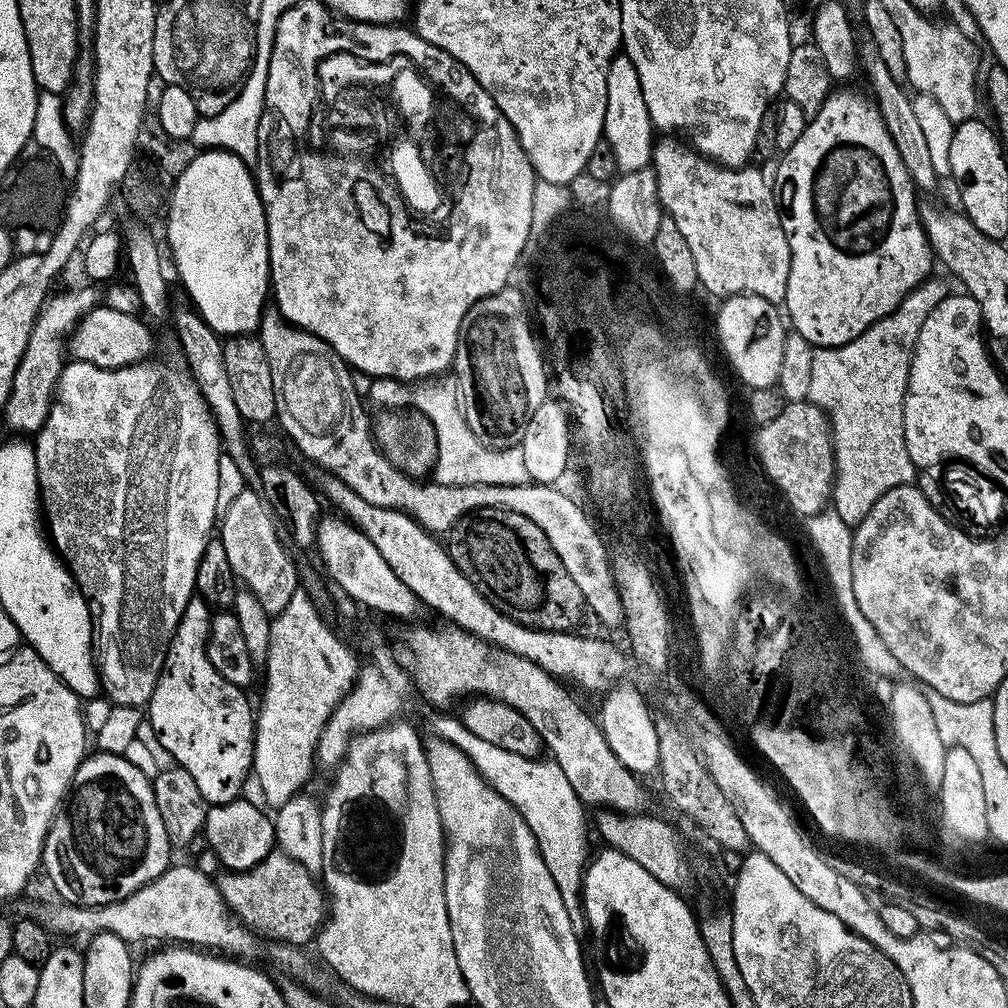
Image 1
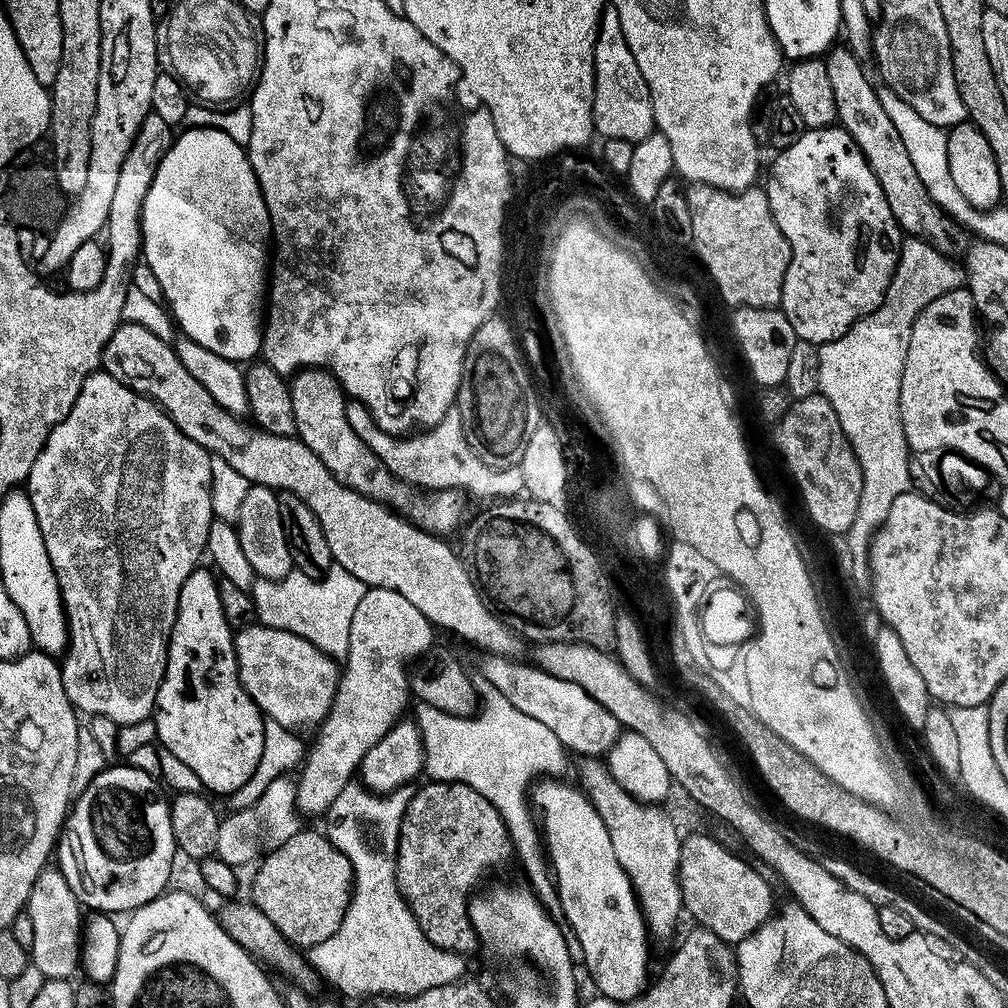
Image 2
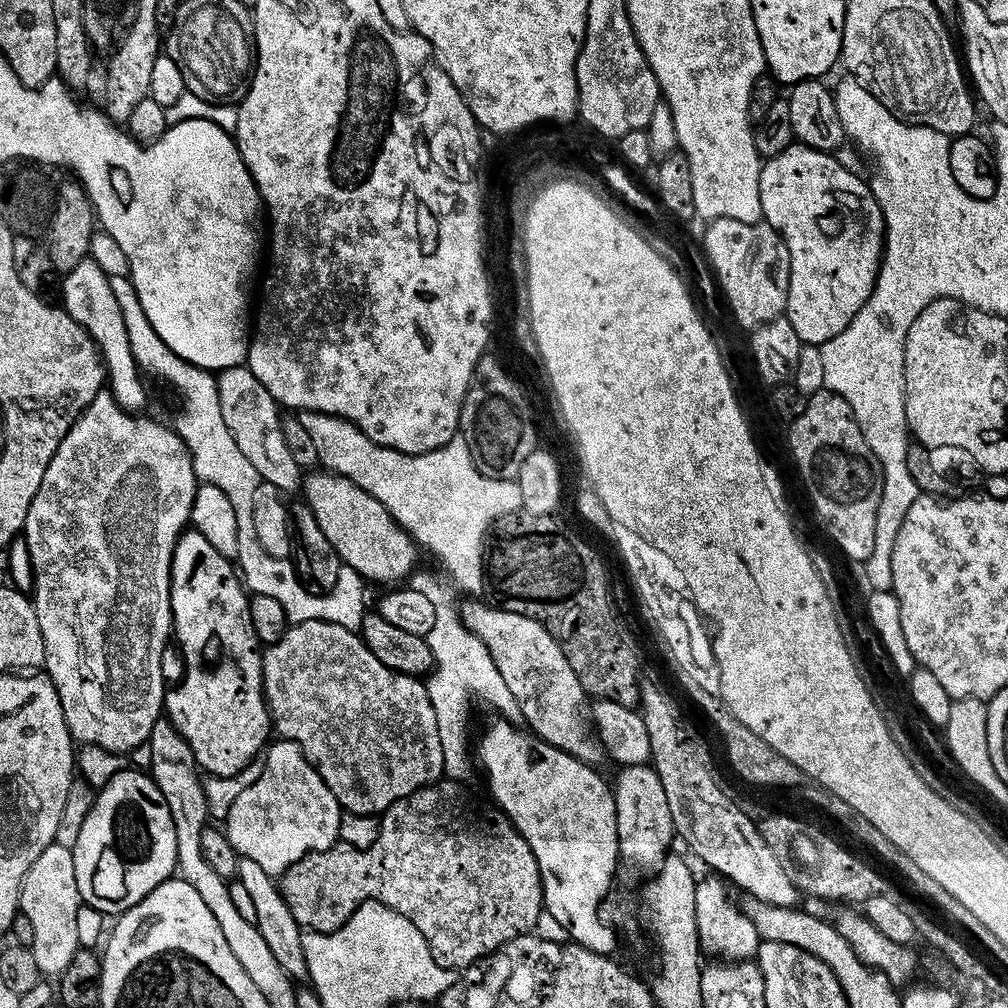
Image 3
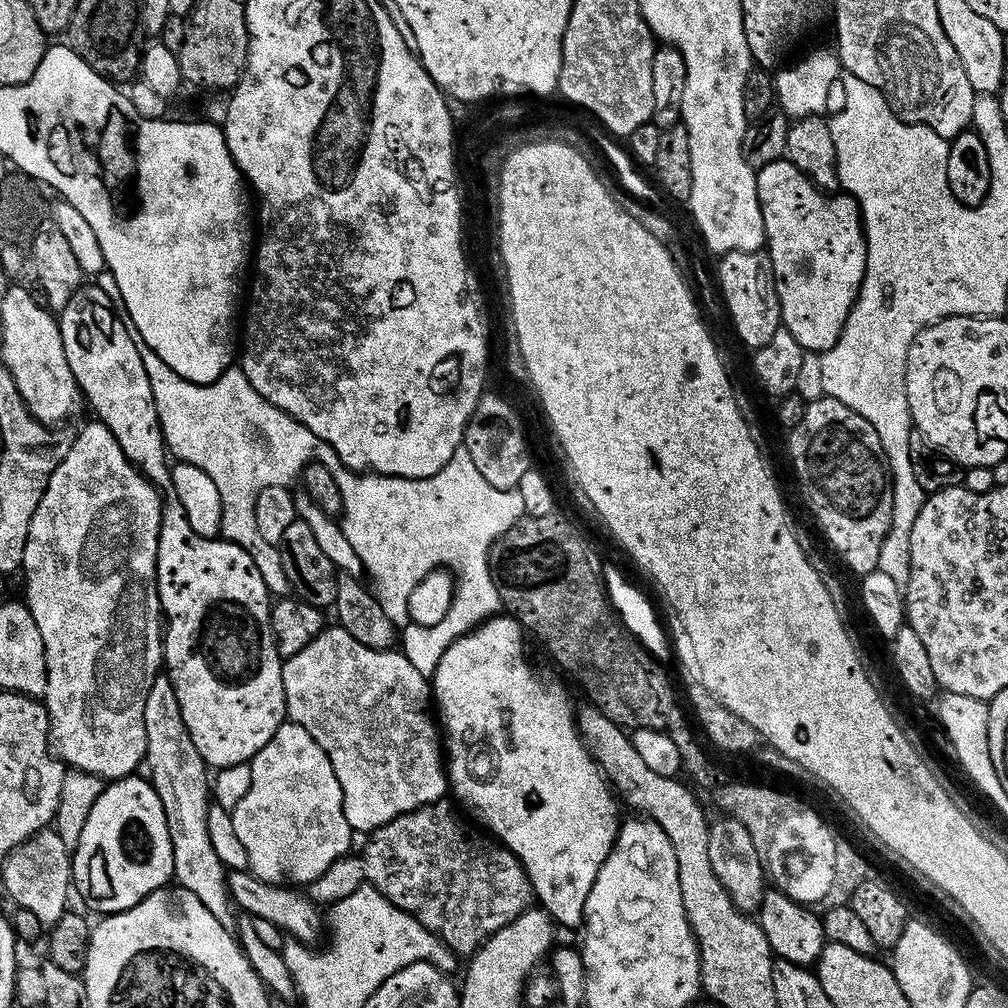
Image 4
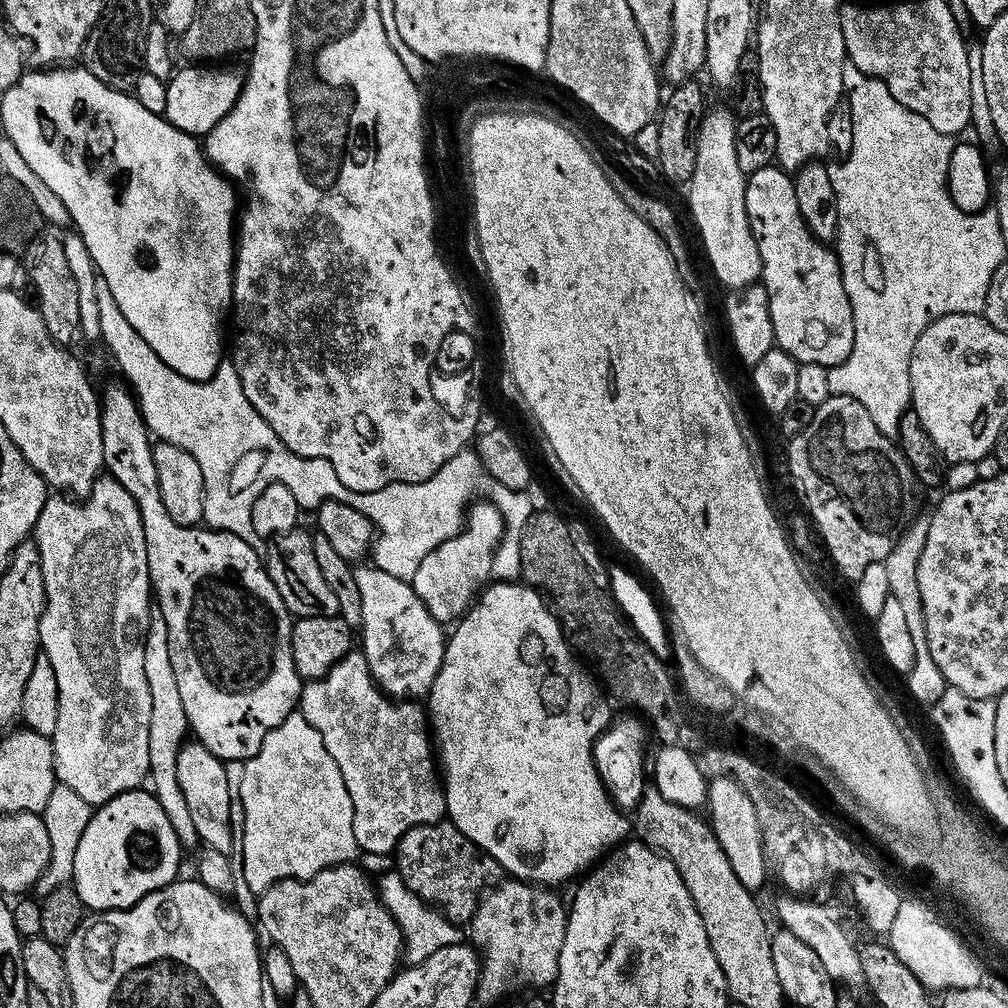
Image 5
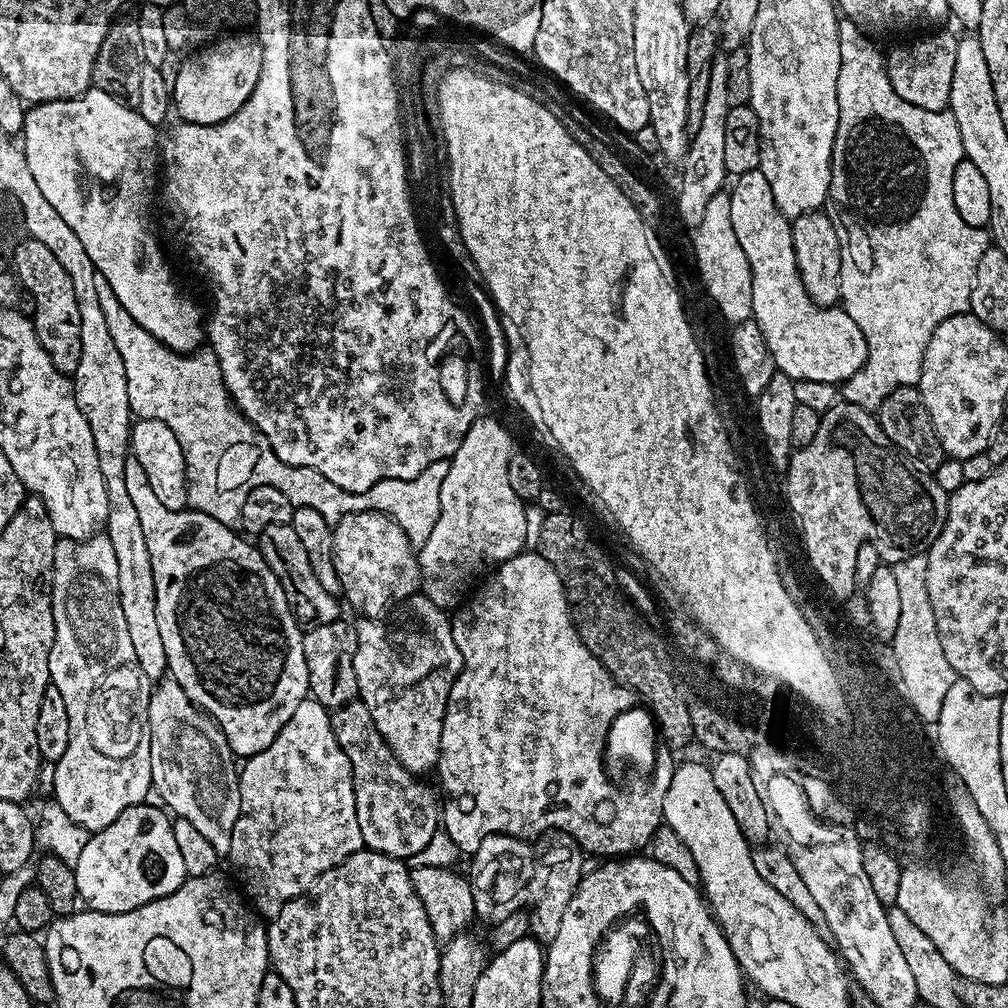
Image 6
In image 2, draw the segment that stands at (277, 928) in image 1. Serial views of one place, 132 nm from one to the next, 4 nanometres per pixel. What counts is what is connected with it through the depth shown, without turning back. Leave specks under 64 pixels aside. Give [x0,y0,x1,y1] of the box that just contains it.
[251,830,354,950]

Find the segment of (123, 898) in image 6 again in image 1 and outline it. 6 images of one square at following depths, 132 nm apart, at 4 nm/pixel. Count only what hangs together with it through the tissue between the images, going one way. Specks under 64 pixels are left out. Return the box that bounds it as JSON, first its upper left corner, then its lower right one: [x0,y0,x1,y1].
[42,751,174,908]

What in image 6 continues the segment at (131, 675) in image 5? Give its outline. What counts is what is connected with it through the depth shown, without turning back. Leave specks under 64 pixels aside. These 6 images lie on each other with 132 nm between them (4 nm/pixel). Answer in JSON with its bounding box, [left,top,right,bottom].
[48,534,153,834]

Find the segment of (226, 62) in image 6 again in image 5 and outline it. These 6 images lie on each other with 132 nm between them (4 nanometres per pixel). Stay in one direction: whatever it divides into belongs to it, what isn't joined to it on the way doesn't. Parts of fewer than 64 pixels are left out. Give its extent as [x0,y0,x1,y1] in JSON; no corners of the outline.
[164,66,242,138]

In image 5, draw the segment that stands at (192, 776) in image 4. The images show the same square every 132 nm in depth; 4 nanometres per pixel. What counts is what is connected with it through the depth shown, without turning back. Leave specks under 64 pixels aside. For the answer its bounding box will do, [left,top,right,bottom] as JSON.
[142,610,201,850]

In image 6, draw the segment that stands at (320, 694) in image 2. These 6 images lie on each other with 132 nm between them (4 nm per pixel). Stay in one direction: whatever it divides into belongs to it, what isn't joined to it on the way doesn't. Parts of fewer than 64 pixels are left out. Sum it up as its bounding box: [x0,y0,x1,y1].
[331,702,442,861]

